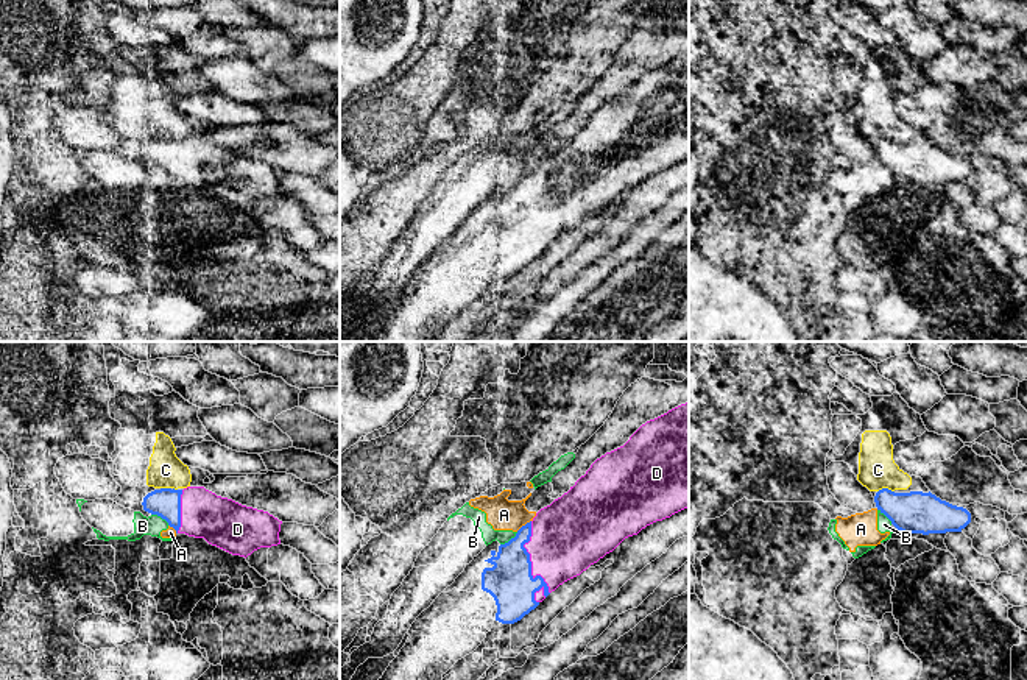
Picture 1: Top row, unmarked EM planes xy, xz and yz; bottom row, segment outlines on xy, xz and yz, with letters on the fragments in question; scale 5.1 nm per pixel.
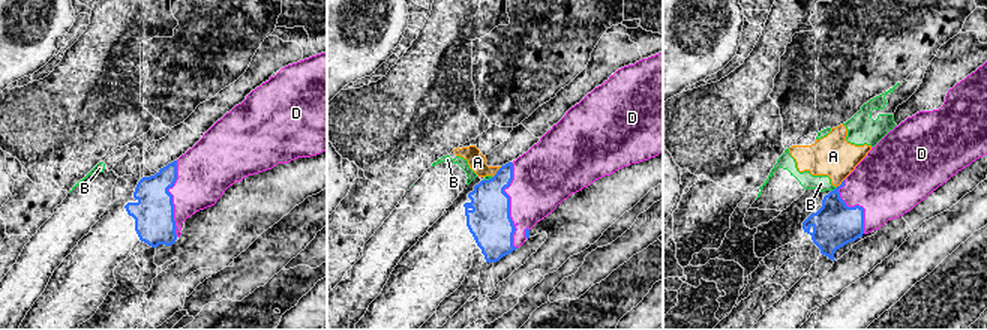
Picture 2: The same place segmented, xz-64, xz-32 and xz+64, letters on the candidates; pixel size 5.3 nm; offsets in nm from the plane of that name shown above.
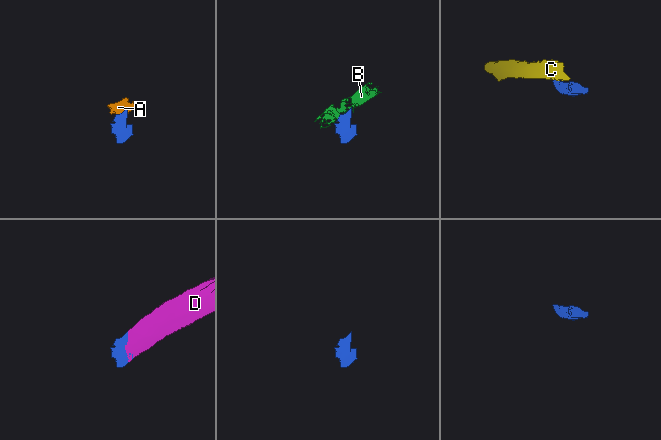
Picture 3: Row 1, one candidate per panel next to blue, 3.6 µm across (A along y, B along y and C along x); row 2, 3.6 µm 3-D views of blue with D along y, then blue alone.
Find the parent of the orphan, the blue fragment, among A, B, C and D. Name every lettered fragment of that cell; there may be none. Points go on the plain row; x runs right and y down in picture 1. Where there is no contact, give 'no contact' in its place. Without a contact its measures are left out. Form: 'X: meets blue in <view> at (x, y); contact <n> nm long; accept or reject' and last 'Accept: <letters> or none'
A: meets blue in xz at (522, 177); contact 100 nm long; reject
B: meets blue in xy at (161, 167); contact 110 nm long; reject
C: meets blue in yz at (885, 139); contact 90 nm long; reject
D: meets blue in xz at (530, 217); contact 420 nm long; accept
Accept: D

